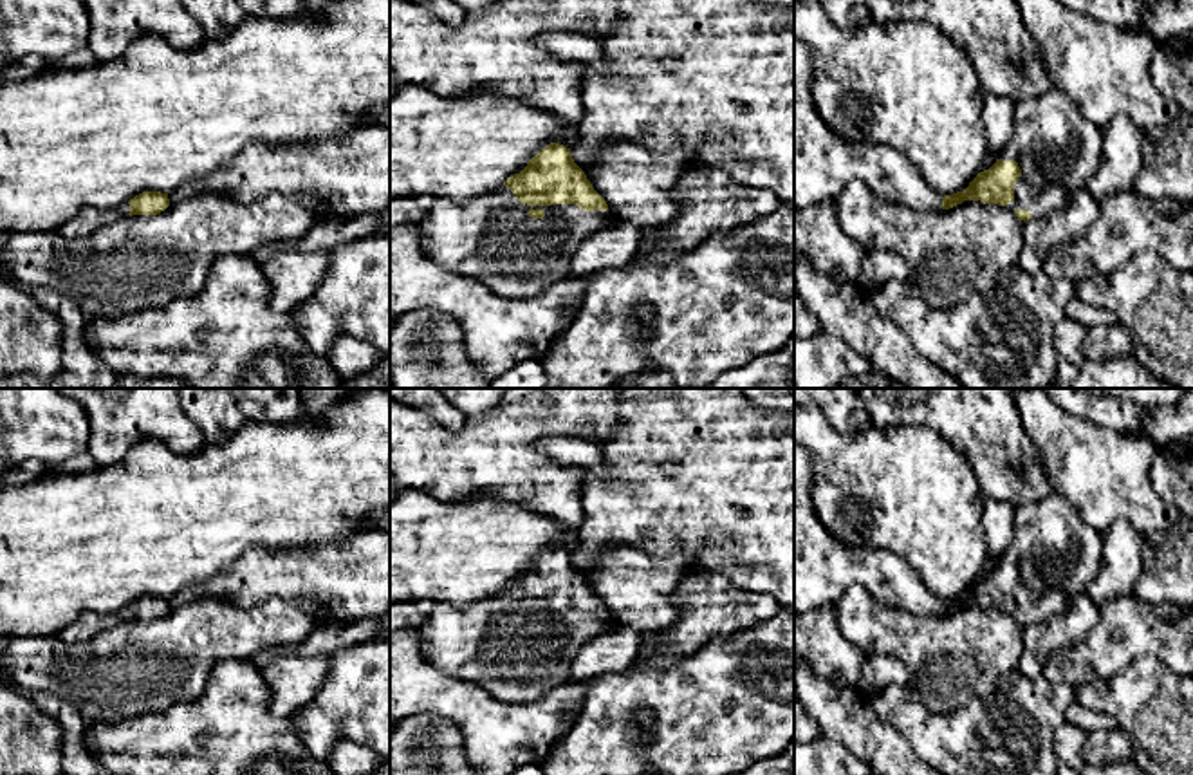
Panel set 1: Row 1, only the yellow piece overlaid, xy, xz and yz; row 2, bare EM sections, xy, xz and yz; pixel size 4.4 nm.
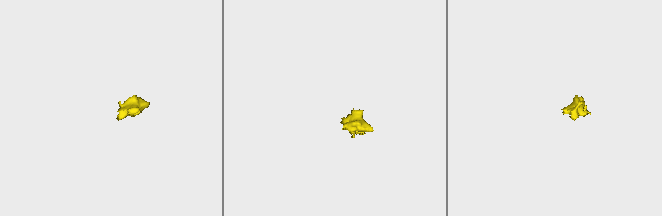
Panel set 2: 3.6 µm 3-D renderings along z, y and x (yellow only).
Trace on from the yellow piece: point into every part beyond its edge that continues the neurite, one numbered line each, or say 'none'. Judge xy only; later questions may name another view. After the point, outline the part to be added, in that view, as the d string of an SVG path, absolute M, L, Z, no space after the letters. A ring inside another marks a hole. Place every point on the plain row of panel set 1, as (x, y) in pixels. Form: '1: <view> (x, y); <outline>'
1: xy (87, 625); M125 607L123 611L112 614L96 614L96 612L81 612L76 621L65 627L58 636L63 641L76 643L94 638L96 634L112 629L123 621L128 621L130 609Z

